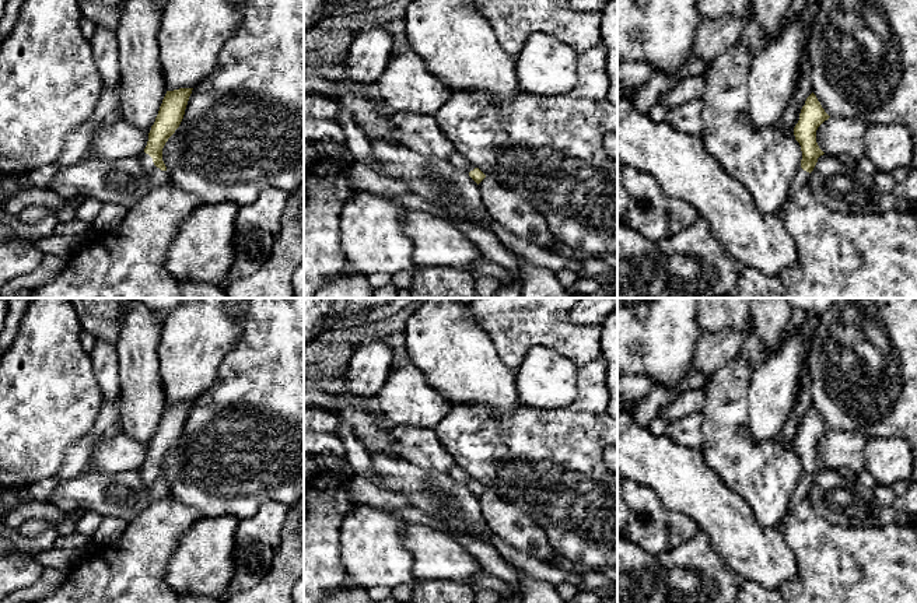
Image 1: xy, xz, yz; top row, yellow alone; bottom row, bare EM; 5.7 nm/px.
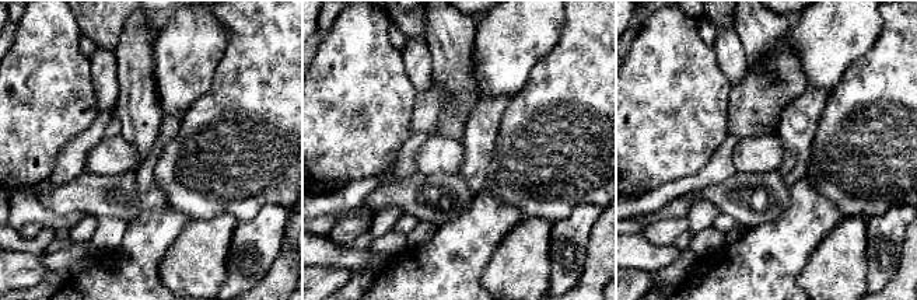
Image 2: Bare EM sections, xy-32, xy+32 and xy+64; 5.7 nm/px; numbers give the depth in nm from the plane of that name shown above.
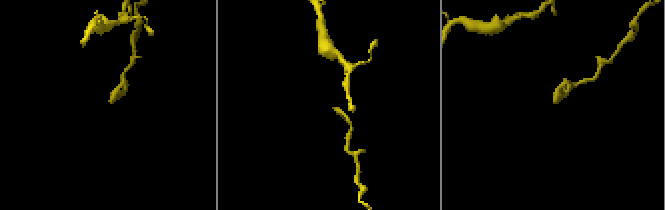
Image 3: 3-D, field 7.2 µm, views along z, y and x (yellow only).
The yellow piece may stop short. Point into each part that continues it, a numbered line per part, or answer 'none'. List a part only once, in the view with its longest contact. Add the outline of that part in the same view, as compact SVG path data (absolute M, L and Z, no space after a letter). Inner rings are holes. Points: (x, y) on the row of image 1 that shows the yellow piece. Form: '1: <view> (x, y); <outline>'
1: xy (157, 178); M143 152L140 155L140 161L143 166L147 169L147 179L151 190L161 187L167 182L169 182L168 171L161 171L160 168L157 168L153 162L153 158L148 154Z

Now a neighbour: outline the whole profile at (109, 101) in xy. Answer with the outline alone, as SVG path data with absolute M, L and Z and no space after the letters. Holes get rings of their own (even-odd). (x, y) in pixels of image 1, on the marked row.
M120 81L102 90L91 119L69 136L66 148L62 151L56 164L64 168L85 158L94 132L101 126L108 115L116 111L122 112Z

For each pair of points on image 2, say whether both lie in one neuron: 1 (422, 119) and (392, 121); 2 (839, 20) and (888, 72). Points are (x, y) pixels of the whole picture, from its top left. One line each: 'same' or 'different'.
1: different
2: different

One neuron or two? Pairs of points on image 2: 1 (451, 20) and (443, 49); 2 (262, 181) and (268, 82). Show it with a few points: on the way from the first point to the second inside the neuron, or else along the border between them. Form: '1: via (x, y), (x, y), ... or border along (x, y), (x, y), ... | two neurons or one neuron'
1: via (450, 27), (450, 42) | one neuron
2: via (262, 156), (262, 135), (268, 129), (268, 107) | one neuron

